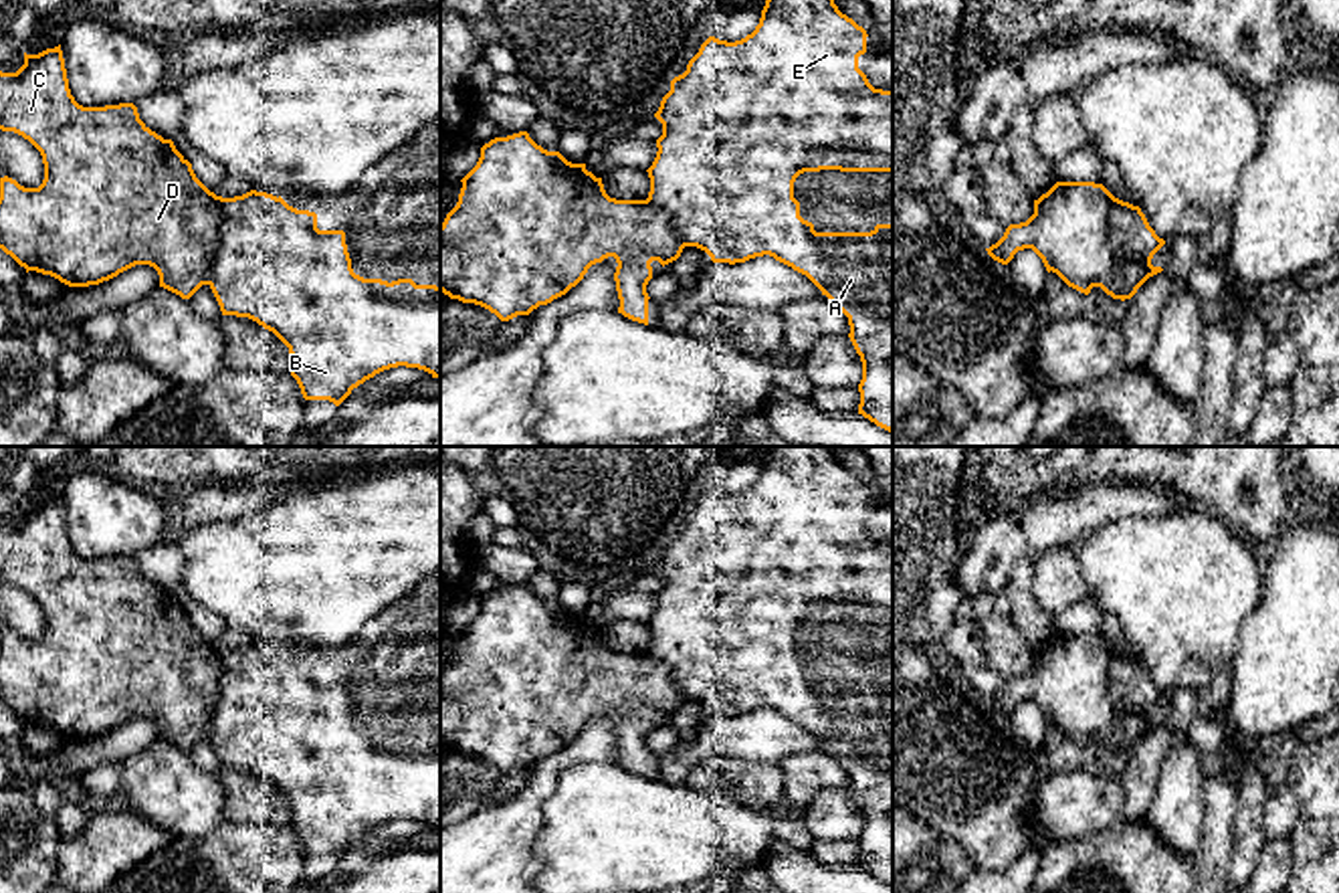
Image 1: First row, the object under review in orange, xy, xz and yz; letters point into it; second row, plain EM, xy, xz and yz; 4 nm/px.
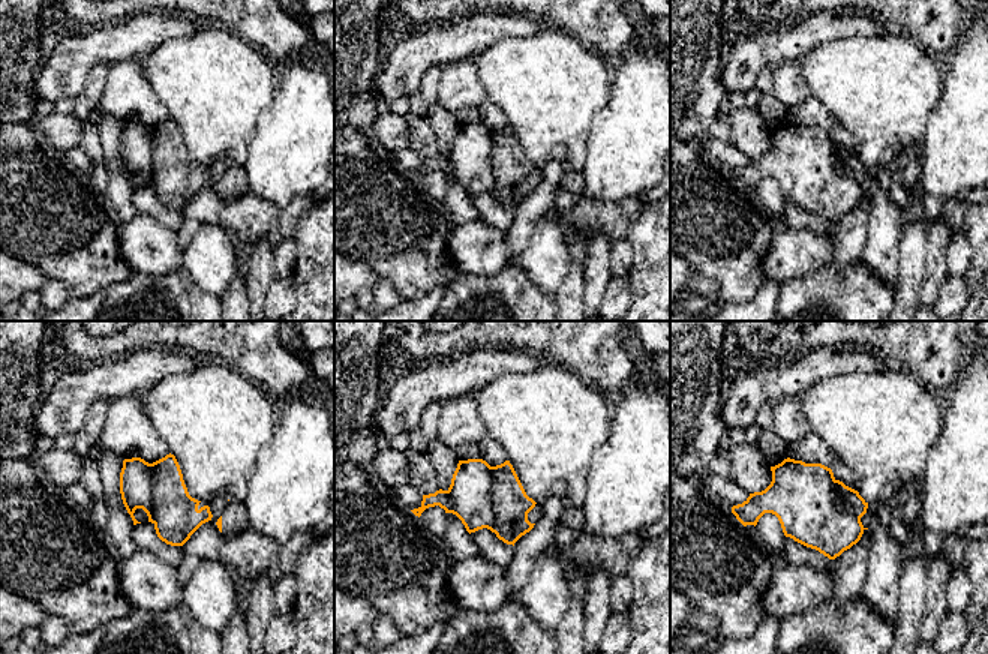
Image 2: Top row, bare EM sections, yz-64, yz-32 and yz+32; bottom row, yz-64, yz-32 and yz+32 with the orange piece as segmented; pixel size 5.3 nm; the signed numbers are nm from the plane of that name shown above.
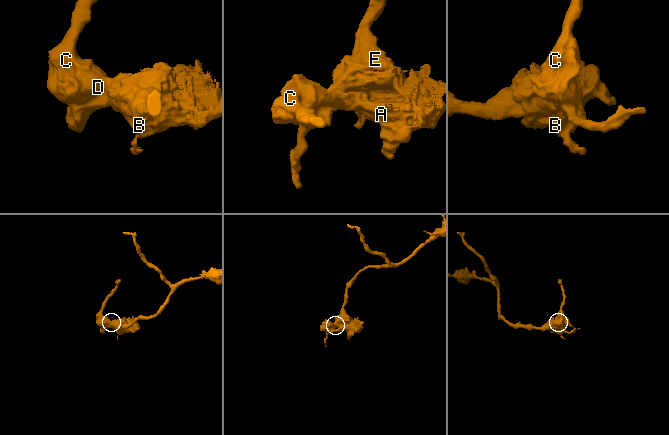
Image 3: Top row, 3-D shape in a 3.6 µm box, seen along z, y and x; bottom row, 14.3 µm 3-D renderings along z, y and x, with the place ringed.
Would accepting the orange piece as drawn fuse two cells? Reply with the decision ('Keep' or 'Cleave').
Cleave

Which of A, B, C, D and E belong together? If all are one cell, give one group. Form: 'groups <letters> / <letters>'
groups A B E / C D

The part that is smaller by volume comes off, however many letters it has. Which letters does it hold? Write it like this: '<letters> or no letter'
C, D

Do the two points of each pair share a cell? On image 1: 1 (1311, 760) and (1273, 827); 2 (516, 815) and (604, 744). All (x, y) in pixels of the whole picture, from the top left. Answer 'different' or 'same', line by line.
1: different
2: same

